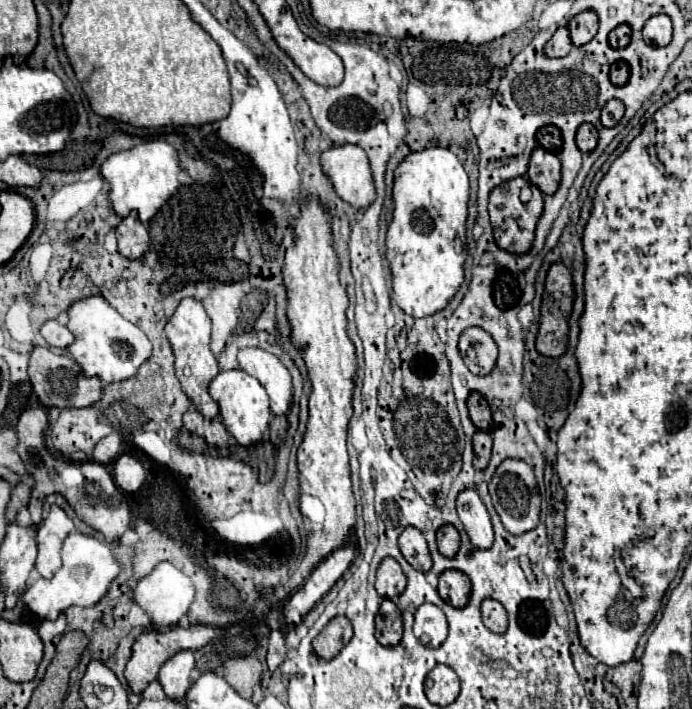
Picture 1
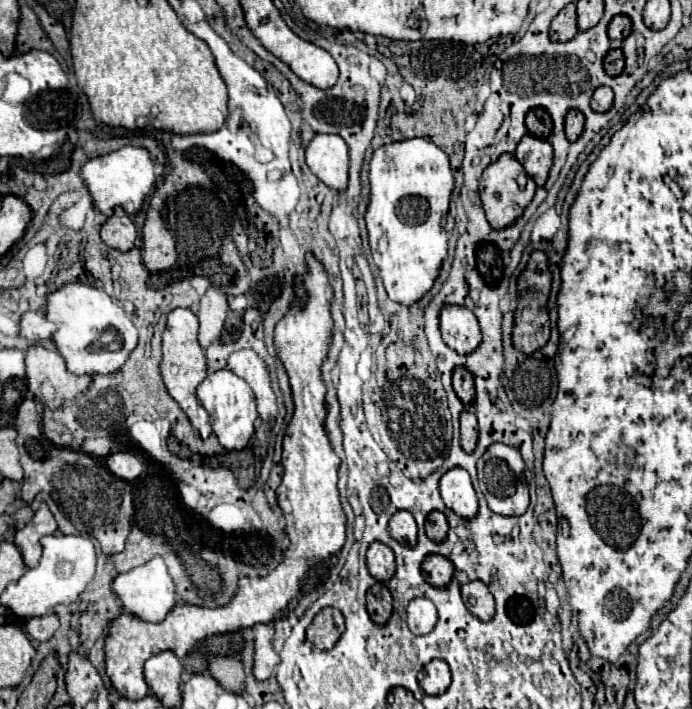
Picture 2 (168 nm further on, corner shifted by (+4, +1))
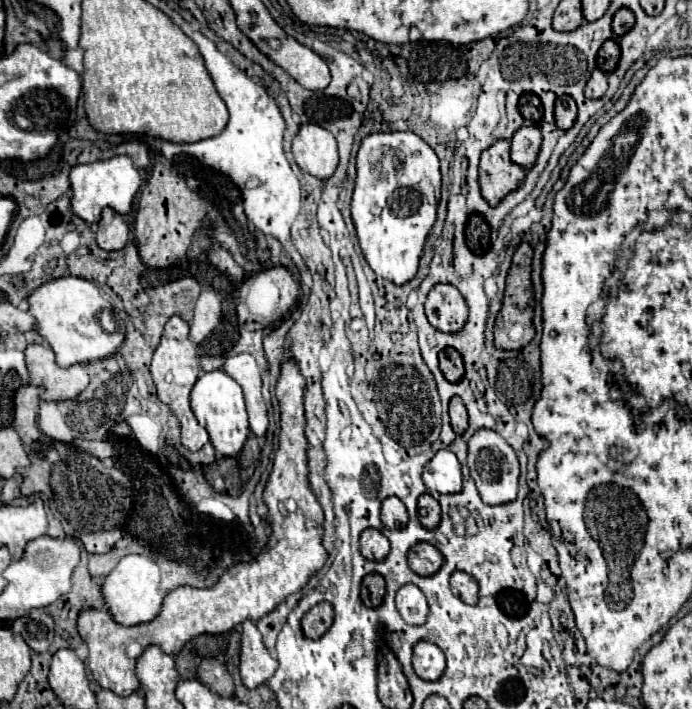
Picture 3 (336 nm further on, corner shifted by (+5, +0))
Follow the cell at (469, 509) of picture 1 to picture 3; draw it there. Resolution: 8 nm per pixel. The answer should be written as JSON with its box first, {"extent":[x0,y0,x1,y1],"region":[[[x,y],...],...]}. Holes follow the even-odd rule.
{"extent":[422,448,462,494],"region":[[[446,448],[438,450],[434,458],[424,466],[422,480],[430,492],[456,494],[462,490],[462,472],[458,458]]]}

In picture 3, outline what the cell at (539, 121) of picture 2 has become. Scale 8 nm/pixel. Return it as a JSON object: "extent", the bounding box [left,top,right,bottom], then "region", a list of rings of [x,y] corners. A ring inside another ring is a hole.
{"extent":[518,94,542,124],"region":[[[522,94],[520,102],[518,102],[518,108],[520,108],[520,114],[526,120],[532,120],[534,124],[540,124],[540,120],[542,120],[542,104],[540,104],[538,98],[534,98],[534,94]]]}

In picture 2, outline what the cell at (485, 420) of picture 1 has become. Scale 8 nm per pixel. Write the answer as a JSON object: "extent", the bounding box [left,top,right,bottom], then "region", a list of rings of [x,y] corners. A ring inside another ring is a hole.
{"extent":[453,367,475,407],"region":[[[463,367],[455,369],[455,373],[453,373],[453,389],[455,389],[457,397],[463,399],[463,403],[467,407],[473,405],[473,401],[475,401],[475,383],[473,383],[473,377],[471,377],[471,373],[467,369],[463,369]]]}

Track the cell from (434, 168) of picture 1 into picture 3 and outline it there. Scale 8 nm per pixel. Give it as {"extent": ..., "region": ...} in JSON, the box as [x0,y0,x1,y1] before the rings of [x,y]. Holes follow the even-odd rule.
{"extent":[350,132,440,284],"region":[[[372,132],[362,138],[358,154],[356,154],[356,182],[350,202],[350,214],[354,220],[356,236],[362,248],[362,254],[368,266],[382,278],[404,284],[414,278],[418,270],[418,260],[424,250],[426,236],[436,222],[436,206],[430,204],[426,194],[422,192],[420,184],[428,180],[434,188],[436,202],[440,200],[440,166],[436,152],[414,132]]]}

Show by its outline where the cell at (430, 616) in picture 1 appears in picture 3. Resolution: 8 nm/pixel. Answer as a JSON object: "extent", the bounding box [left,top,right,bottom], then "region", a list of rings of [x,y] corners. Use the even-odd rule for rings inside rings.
{"extent":[396,584,428,624],"region":[[[404,584],[396,592],[396,608],[398,608],[400,616],[404,618],[404,622],[408,622],[408,624],[426,622],[428,602],[416,584]]]}

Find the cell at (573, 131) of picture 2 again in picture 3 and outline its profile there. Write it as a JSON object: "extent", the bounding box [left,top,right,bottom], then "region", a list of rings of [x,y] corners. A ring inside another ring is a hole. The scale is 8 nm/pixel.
{"extent":[554,94,576,130],"region":[[[564,94],[560,98],[556,98],[556,104],[554,104],[554,118],[556,118],[556,124],[558,128],[562,130],[568,130],[574,120],[576,120],[576,102],[572,100],[572,96]]]}

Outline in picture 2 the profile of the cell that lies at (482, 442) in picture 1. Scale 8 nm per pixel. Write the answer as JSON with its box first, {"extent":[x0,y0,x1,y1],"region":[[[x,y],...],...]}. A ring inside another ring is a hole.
{"extent":[461,411,479,453],"region":[[[471,411],[461,413],[461,447],[465,453],[473,453],[479,441],[477,417]]]}

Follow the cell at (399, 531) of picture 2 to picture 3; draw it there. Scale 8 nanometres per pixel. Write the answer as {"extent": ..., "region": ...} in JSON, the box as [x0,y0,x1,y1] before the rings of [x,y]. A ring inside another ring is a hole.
{"extent":[380,496,408,530],"region":[[[388,496],[388,498],[382,502],[380,518],[382,518],[382,524],[384,524],[386,528],[392,528],[392,530],[406,526],[406,522],[408,522],[408,512],[406,512],[404,502],[398,500],[396,496]]]}

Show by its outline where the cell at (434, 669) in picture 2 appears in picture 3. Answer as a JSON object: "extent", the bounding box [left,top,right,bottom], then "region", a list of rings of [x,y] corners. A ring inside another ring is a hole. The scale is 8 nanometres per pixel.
{"extent":[412,640,446,680],"region":[[[420,640],[414,644],[412,666],[420,678],[438,680],[442,676],[442,670],[446,668],[446,658],[436,644]]]}

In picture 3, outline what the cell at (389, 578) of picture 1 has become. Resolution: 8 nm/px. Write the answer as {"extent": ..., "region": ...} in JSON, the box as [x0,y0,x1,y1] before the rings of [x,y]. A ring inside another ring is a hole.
{"extent":[360,528,390,560],"region":[[[366,528],[360,534],[360,552],[368,560],[382,560],[390,552],[390,542],[380,530]]]}

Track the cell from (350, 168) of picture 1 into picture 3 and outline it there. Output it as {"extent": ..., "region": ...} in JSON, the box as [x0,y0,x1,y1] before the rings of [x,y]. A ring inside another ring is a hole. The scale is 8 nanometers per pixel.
{"extent":[292,124,338,180],"region":[[[302,124],[294,142],[292,154],[300,170],[326,180],[338,166],[338,148],[334,136],[318,124]]]}

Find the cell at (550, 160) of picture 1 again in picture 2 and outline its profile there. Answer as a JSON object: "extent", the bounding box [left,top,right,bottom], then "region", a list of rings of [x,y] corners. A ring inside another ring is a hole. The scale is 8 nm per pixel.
{"extent":[515,135,553,187],"region":[[[525,135],[515,149],[515,159],[523,165],[525,173],[539,187],[543,187],[549,177],[549,169],[553,165],[553,147],[547,139]]]}

